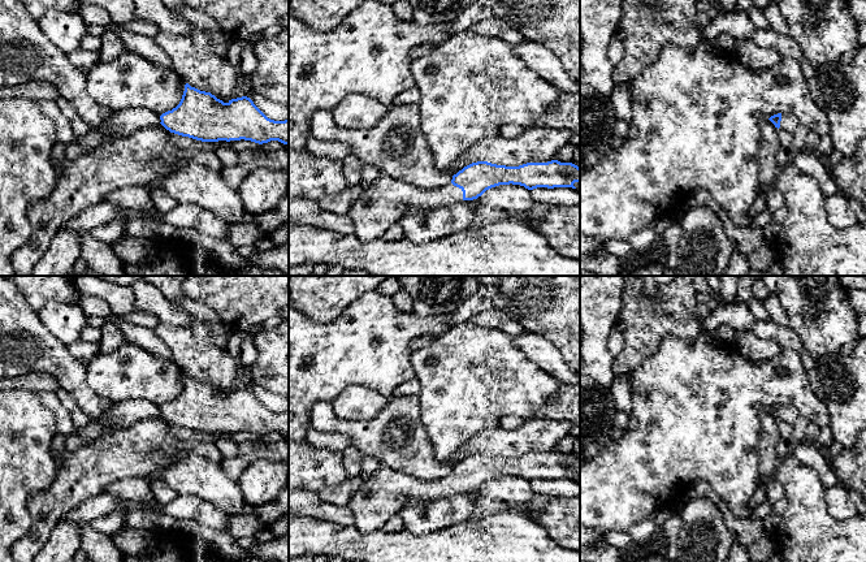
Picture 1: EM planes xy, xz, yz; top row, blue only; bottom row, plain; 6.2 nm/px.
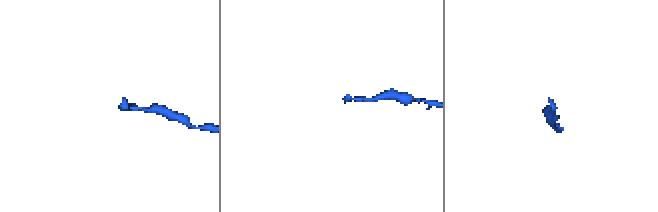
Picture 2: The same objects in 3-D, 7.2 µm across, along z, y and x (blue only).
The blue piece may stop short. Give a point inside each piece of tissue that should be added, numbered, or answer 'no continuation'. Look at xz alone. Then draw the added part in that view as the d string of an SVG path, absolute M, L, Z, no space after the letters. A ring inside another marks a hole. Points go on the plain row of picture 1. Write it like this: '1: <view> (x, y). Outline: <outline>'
1: xz (388, 491). Outline: M381 466L355 492L348 507L355 519L354 526L361 533L372 533L398 515L411 500L430 501L456 493L463 493L463 483L451 474L443 479L421 480Z

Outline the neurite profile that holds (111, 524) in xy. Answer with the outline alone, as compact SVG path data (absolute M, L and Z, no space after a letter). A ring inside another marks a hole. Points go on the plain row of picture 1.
M113 511L107 516L101 516L91 522L91 526L95 531L112 536L117 535L126 522L127 511Z

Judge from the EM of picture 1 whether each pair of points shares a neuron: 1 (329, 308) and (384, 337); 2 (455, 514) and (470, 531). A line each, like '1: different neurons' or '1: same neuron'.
1: different neurons
2: different neurons

